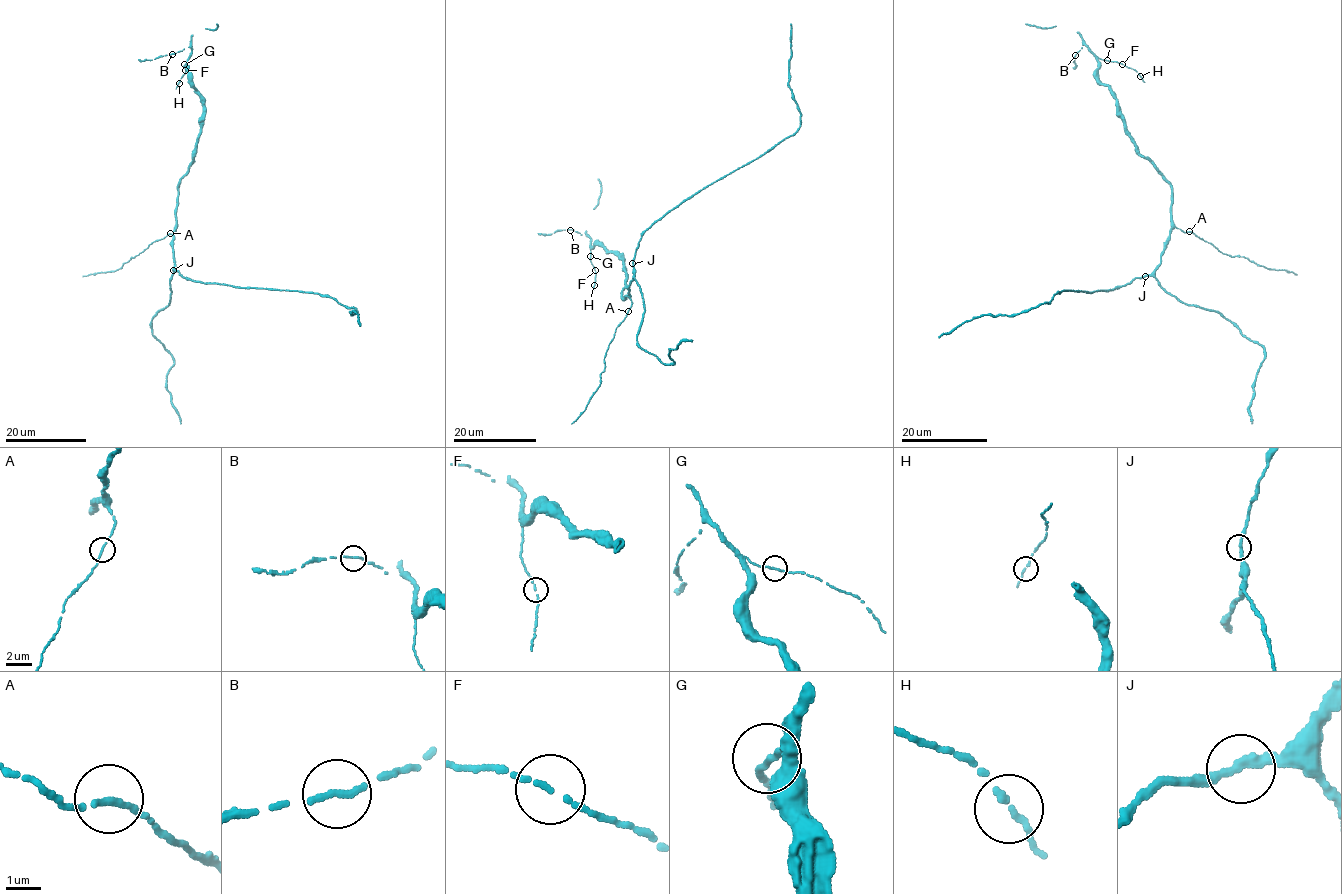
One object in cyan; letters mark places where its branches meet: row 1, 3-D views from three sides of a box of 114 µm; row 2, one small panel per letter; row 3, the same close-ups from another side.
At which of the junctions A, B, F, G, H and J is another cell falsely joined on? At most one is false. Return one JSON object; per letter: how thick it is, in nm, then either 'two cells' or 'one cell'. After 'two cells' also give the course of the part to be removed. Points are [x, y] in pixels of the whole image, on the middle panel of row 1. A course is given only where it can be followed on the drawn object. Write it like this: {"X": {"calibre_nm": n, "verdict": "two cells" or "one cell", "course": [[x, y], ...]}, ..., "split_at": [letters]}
{"A": {"calibre_nm": 170, "verdict": "one cell"}, "B": {"calibre_nm": 240, "verdict": "one cell"}, "F": {"calibre_nm": 140, "verdict": "one cell"}, "G": {"calibre_nm": 160, "verdict": "one cell"}, "H": {"calibre_nm": 170, "verdict": "one cell"}, "J": {"calibre_nm": 280, "verdict": "one cell"}, "split_at": []}

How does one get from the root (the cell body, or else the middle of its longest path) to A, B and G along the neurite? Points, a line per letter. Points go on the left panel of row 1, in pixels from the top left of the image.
A: (175, 269), (175, 233), (169, 233)
B: (175, 269), (172, 241), (178, 190), (192, 162), (203, 104), (189, 77), (192, 50), (189, 47), (172, 54)
G: (175, 269), (172, 241), (178, 190), (192, 162), (203, 108), (187, 62), (184, 64)

